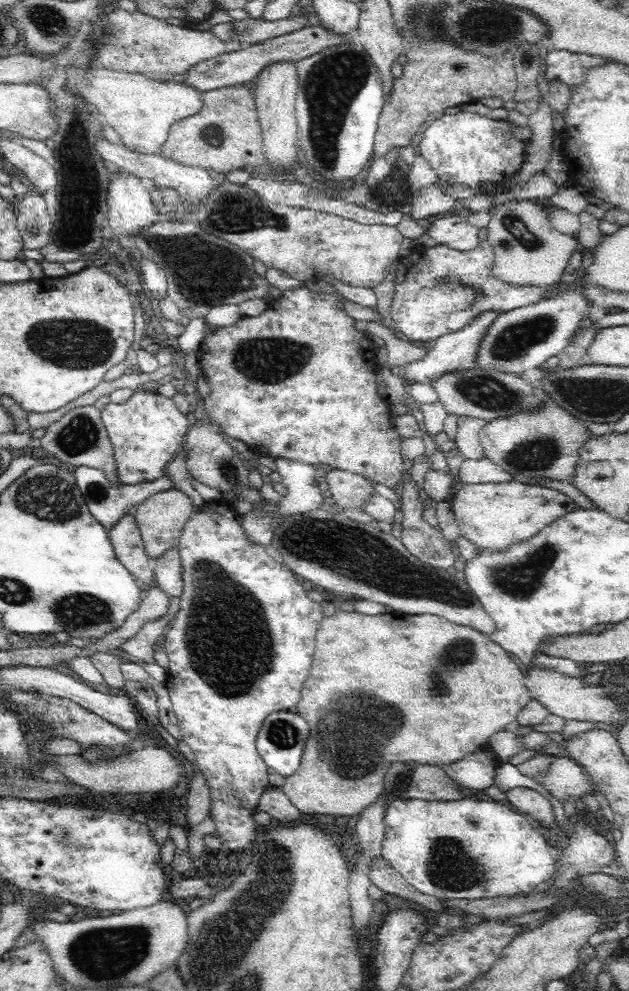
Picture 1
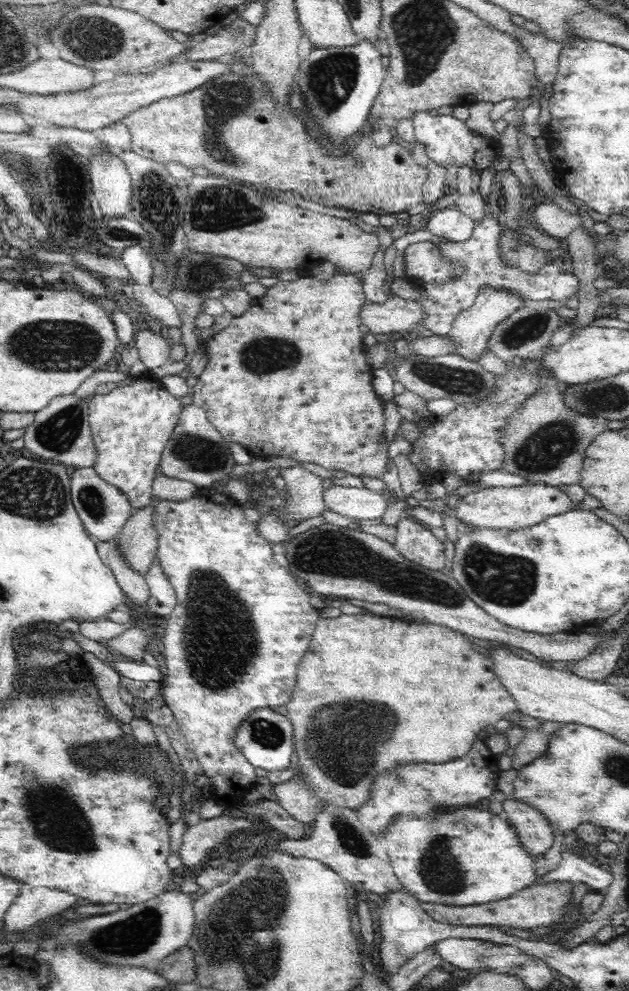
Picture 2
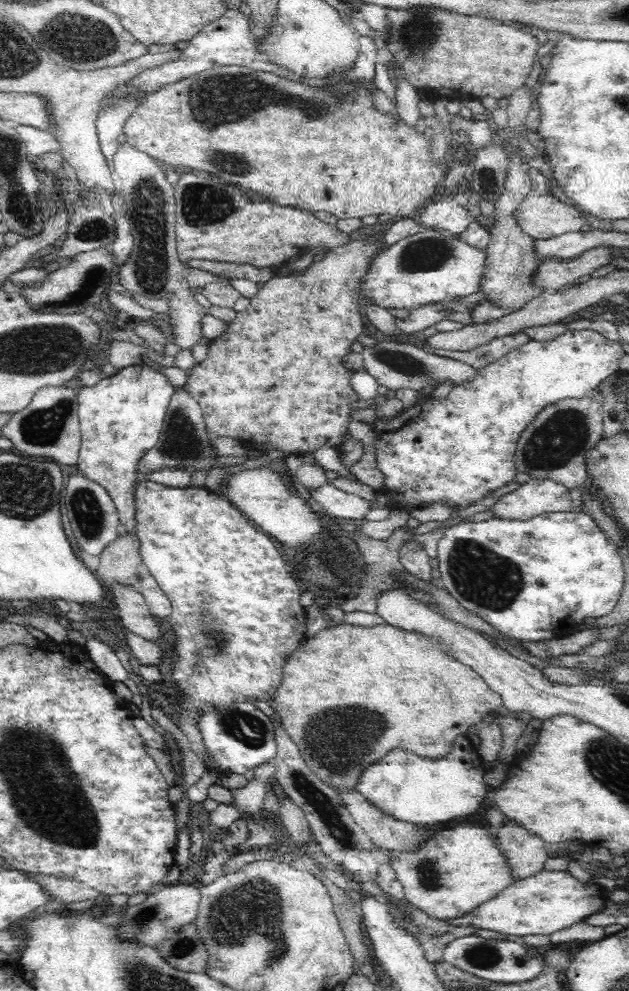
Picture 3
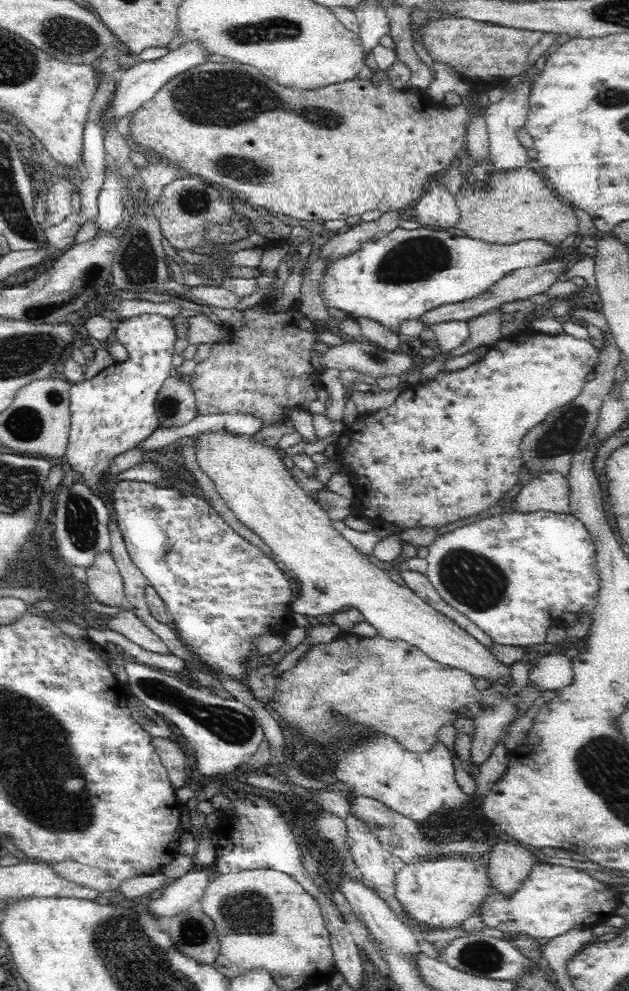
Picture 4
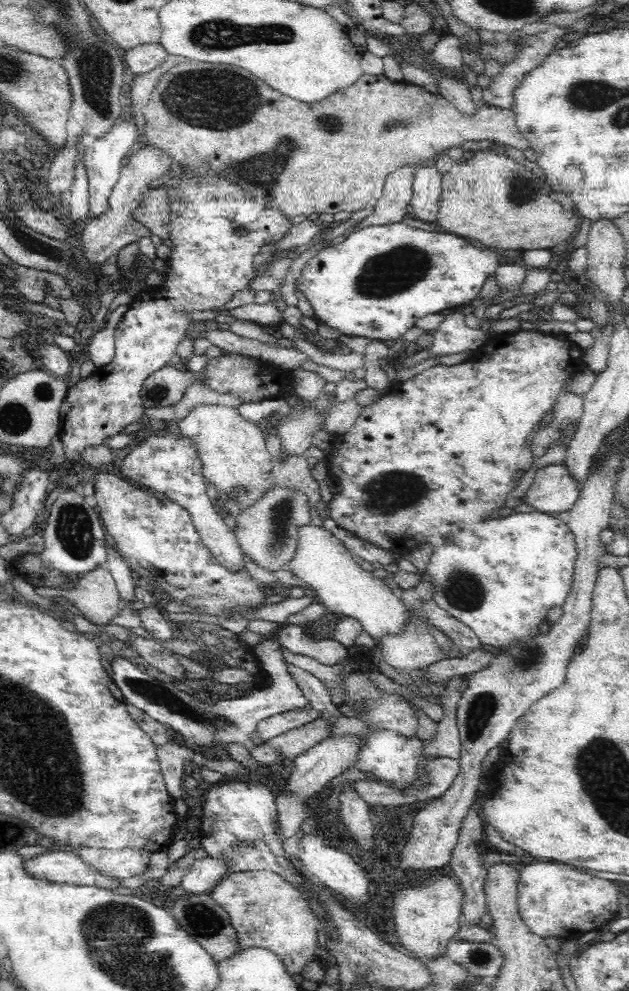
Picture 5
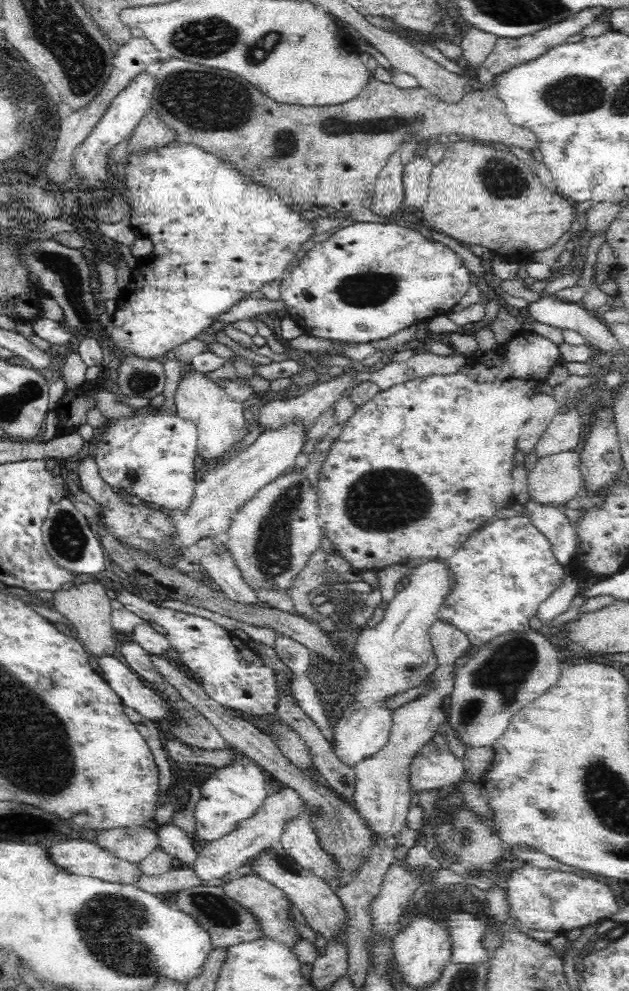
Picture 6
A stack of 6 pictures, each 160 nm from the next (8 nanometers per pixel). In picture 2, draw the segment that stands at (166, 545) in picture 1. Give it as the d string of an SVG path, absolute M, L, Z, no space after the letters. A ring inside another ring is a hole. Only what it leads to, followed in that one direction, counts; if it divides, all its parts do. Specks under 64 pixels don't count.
M151 508L136 510L114 536L115 550L125 566L144 576L152 566L157 549L157 534L151 527Z

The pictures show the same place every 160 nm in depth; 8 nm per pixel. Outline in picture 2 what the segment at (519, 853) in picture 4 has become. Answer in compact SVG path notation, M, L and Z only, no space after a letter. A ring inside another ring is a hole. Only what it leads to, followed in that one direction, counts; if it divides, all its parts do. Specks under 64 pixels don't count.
M506 800L502 818L508 822L515 834L516 842L532 859L534 866L541 865L543 857L554 842L554 834L550 825L531 807Z

